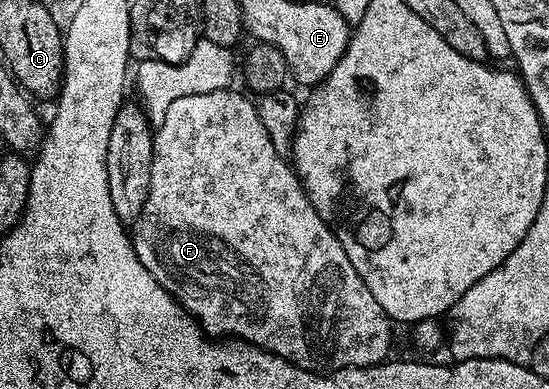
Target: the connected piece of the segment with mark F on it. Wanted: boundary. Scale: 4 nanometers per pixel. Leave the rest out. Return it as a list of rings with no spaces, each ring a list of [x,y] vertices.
[[[231,88],[215,89],[209,93],[186,95],[182,99],[174,99],[170,107],[159,118],[160,129],[155,130],[152,139],[152,151],[156,155],[156,166],[150,171],[150,191],[146,195],[146,203],[142,207],[142,215],[134,223],[132,246],[136,248],[138,259],[154,275],[161,287],[179,303],[187,313],[192,314],[200,322],[200,328],[213,339],[239,339],[256,345],[281,357],[300,369],[310,369],[314,373],[331,373],[333,369],[364,369],[367,365],[379,365],[389,356],[388,348],[392,345],[393,322],[378,307],[378,299],[370,295],[370,287],[362,283],[362,275],[354,271],[354,263],[342,251],[342,243],[338,243],[333,226],[327,225],[314,211],[310,199],[300,185],[296,170],[280,154],[274,151],[274,143],[270,143],[270,135],[266,135],[266,127],[262,127],[262,119],[258,119],[258,111],[251,100],[247,101],[240,93],[232,93]]]

